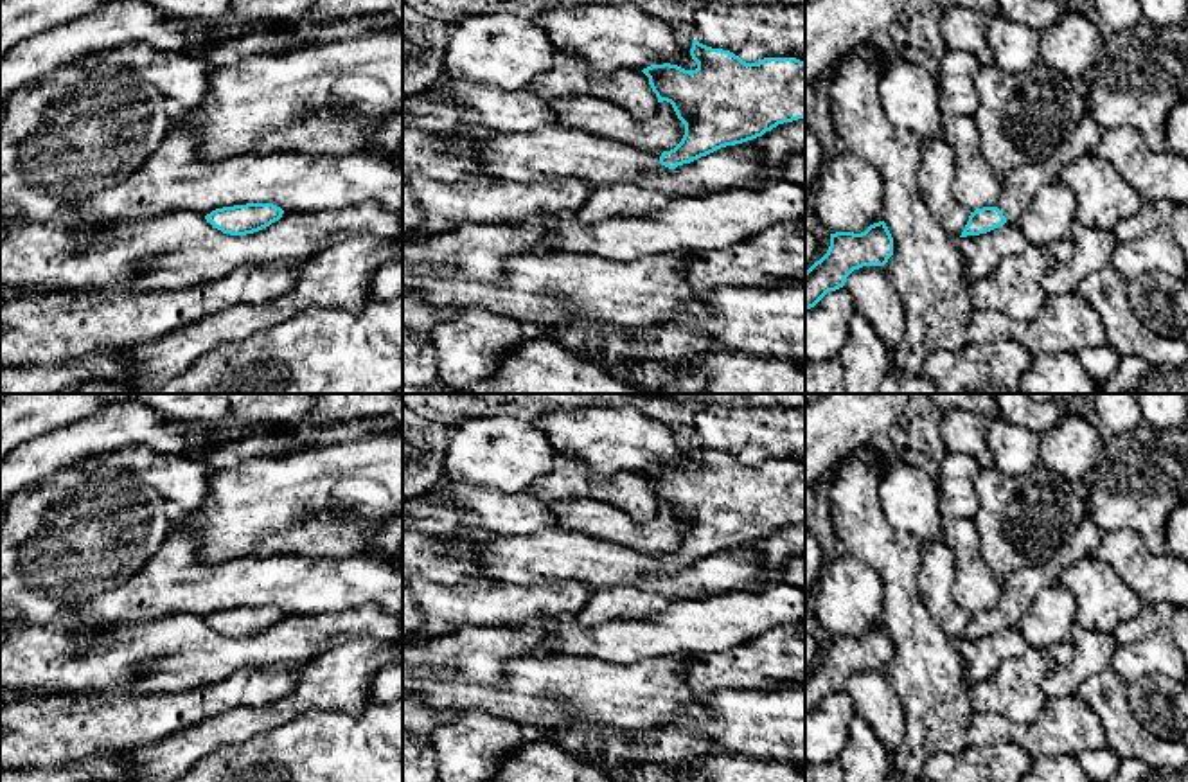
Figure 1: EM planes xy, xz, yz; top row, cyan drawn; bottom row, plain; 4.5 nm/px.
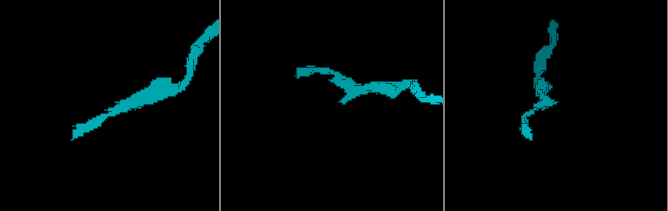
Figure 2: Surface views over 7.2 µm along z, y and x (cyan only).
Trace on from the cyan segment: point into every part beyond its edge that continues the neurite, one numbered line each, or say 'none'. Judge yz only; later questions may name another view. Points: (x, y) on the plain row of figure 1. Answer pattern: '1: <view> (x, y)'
1: yz (1018, 592)

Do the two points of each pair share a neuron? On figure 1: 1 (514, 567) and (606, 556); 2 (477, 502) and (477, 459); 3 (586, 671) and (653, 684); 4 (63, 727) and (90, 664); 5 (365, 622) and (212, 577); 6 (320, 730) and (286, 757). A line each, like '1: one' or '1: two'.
1: one
2: two
3: one
4: two
5: two
6: one

